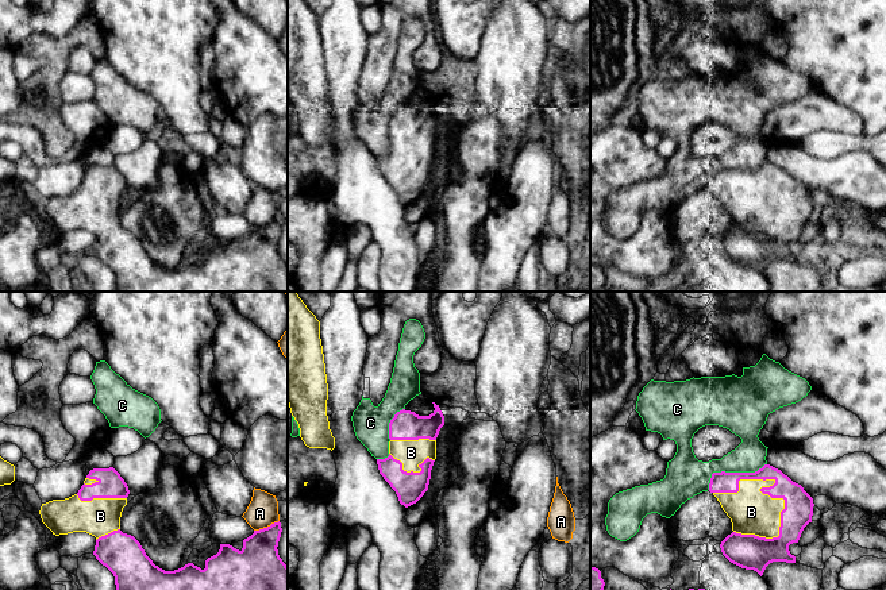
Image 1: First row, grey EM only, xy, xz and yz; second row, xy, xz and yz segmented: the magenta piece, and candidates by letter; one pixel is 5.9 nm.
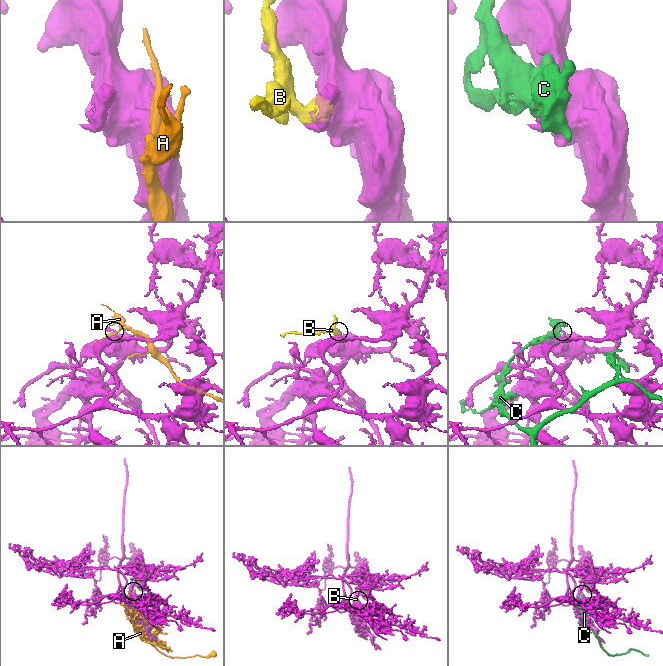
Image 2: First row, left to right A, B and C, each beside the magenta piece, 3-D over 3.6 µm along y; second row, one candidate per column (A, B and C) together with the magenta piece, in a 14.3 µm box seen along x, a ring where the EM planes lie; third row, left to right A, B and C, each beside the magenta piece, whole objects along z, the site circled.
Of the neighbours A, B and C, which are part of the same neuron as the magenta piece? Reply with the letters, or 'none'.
B

